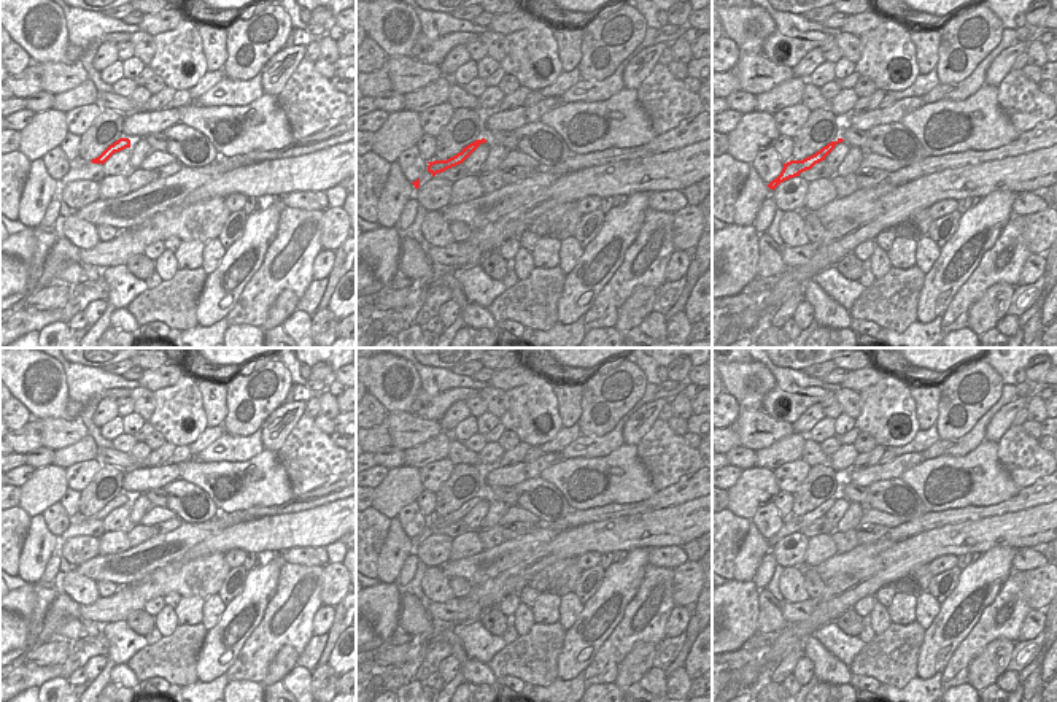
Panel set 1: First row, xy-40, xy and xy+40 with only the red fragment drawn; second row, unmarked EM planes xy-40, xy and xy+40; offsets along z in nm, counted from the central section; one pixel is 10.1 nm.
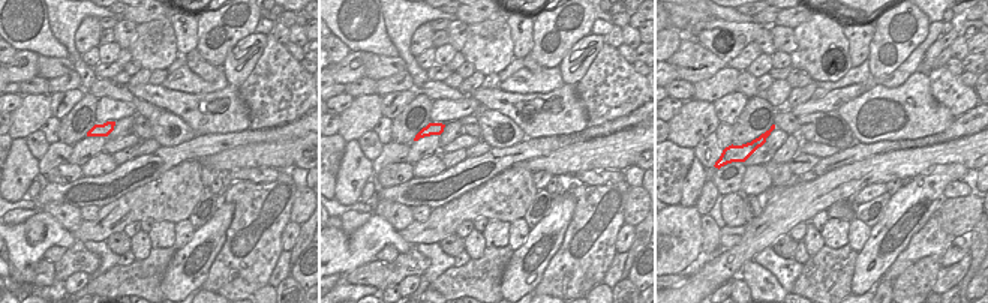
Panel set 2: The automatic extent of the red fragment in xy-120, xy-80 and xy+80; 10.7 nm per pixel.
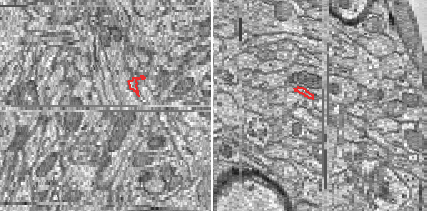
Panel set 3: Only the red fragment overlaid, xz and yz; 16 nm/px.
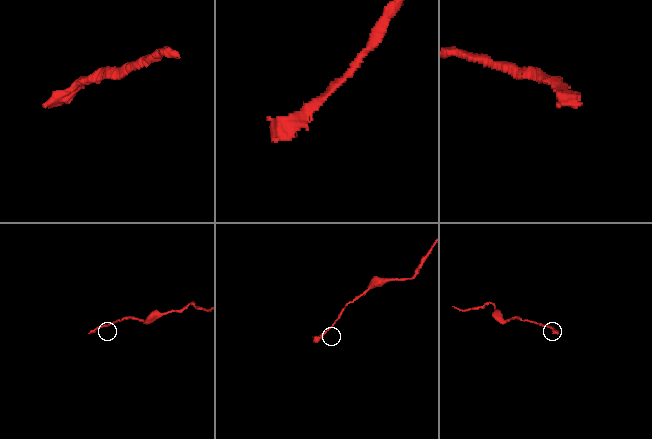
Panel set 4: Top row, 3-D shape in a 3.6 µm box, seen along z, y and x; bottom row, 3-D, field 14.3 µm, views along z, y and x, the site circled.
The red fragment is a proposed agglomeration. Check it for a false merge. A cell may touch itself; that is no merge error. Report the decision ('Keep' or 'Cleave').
Keep

